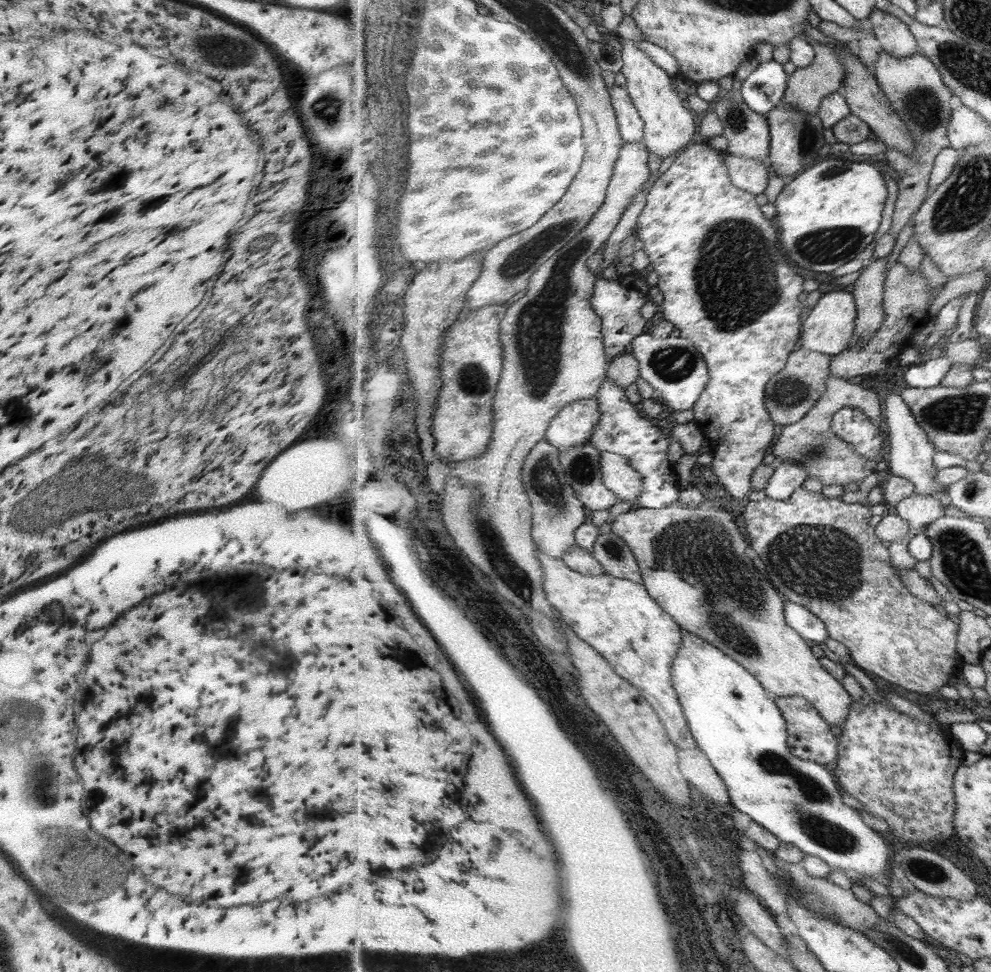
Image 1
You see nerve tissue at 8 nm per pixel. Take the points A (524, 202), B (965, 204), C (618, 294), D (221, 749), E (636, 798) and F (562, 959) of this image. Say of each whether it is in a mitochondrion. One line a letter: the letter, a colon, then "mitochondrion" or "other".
A: other
B: mitochondrion
C: other
D: other
E: other
F: other

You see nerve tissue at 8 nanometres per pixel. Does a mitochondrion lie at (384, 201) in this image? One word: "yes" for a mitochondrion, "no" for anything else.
yes

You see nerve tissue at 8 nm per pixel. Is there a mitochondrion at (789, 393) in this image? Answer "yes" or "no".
yes

